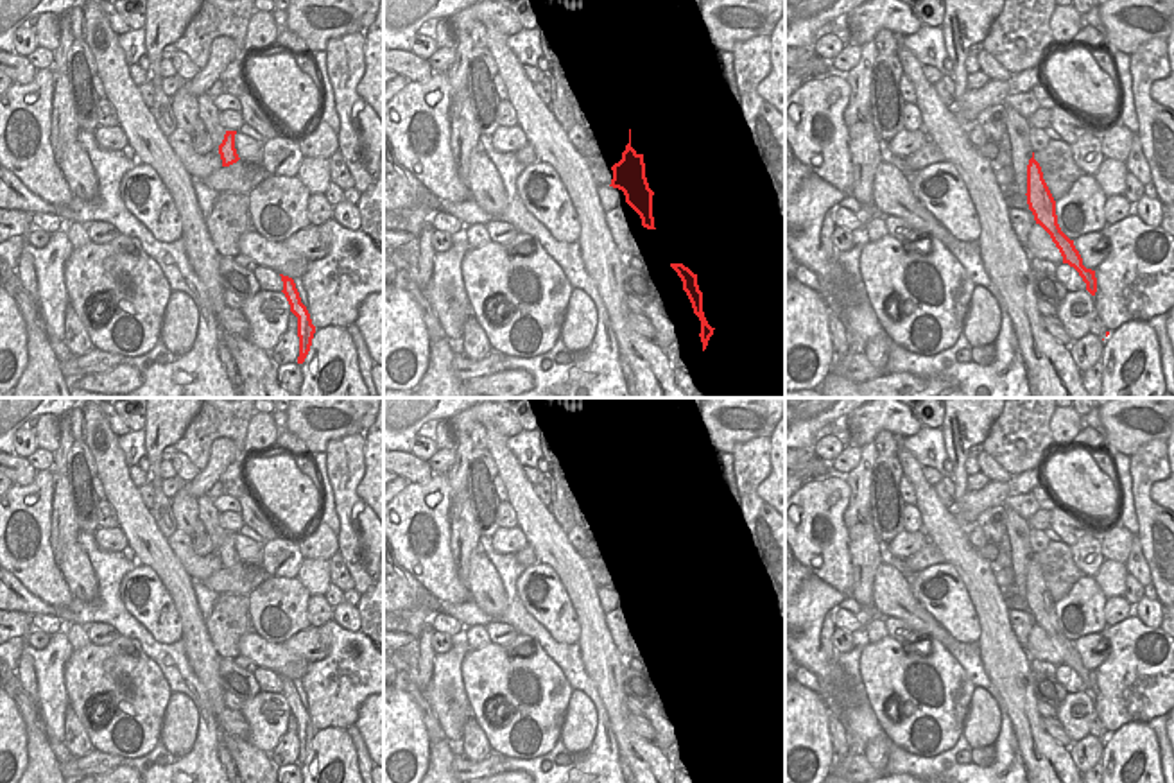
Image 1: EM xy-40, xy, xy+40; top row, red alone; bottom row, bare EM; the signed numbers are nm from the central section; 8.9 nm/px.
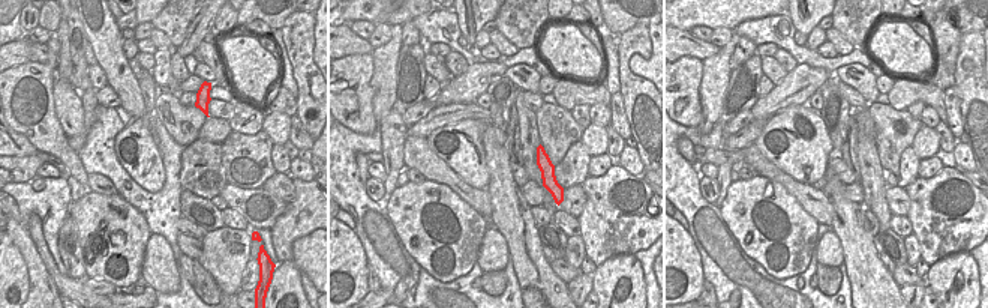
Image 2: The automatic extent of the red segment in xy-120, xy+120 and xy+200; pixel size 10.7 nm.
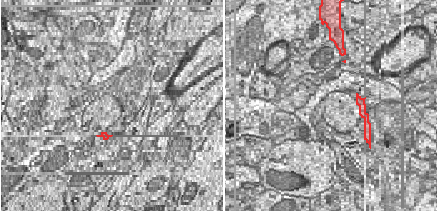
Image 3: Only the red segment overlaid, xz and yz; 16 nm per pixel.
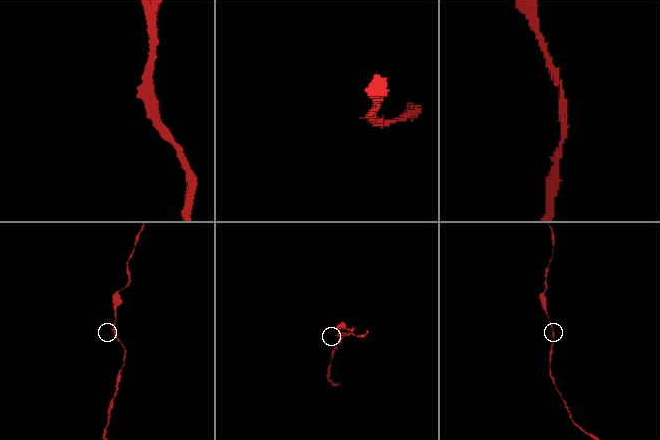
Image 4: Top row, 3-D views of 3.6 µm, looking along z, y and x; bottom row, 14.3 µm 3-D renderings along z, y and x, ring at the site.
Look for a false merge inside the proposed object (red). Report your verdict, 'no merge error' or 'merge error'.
no merge error

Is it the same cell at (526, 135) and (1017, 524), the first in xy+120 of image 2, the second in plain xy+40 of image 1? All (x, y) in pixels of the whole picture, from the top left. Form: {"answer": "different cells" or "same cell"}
{"answer": "same cell"}

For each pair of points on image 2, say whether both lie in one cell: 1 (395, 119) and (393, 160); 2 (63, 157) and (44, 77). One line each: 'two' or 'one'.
1: one
2: one

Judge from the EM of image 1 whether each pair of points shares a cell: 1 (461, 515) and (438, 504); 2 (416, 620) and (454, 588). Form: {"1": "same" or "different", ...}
{"1": "different", "2": "different"}

